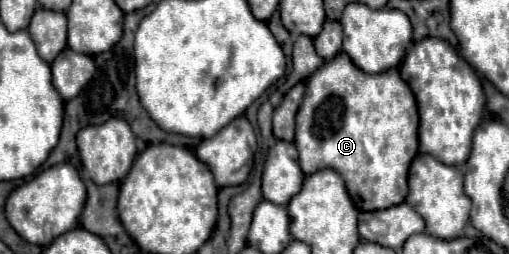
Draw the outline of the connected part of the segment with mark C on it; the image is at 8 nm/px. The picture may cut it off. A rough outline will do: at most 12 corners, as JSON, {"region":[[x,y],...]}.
{"region":[[338,53],[306,81],[294,145],[358,211],[398,205],[418,109],[398,69]]}

